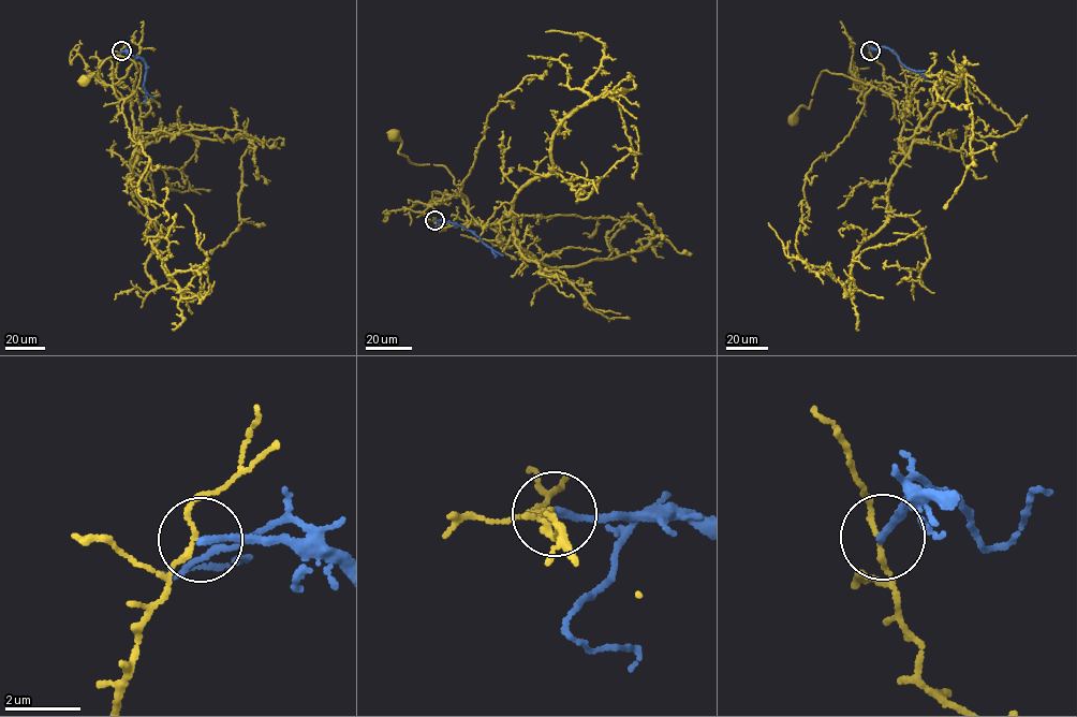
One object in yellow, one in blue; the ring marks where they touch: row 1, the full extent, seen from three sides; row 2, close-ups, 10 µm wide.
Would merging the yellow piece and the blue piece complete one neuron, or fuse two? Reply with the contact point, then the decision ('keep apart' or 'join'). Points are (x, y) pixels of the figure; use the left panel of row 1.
at (121, 50); keep apart

